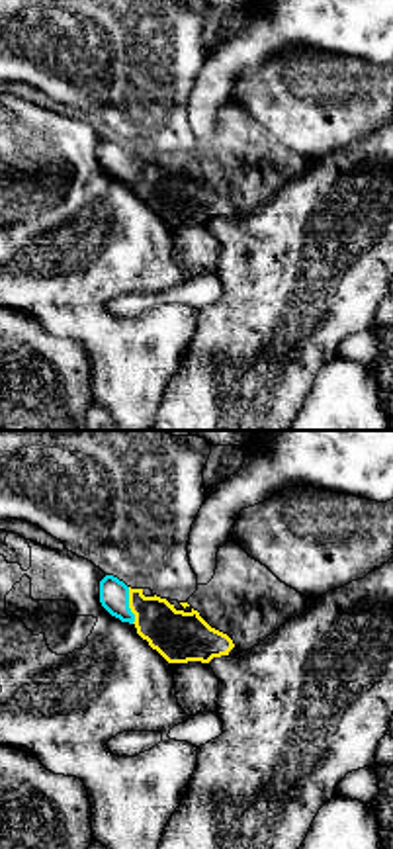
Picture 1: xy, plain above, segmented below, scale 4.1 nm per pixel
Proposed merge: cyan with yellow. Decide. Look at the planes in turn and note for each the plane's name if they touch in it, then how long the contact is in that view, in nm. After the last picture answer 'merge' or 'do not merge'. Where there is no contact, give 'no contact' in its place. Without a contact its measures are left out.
meets cyan in xy; contact 150 nm long

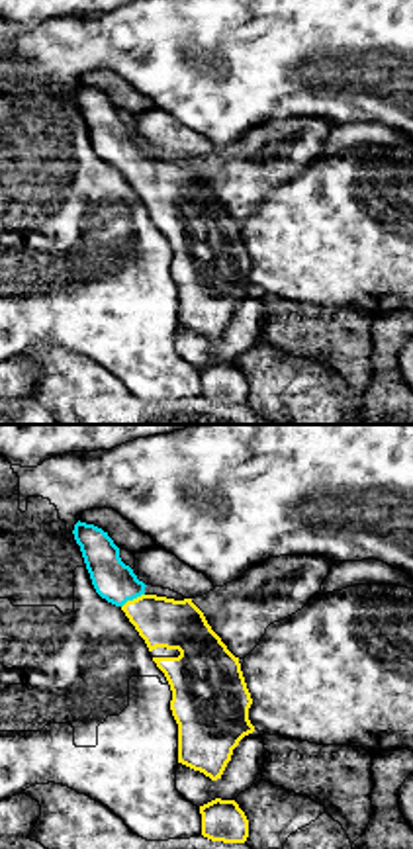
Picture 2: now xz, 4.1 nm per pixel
meets cyan in xz; contact 110 nm long

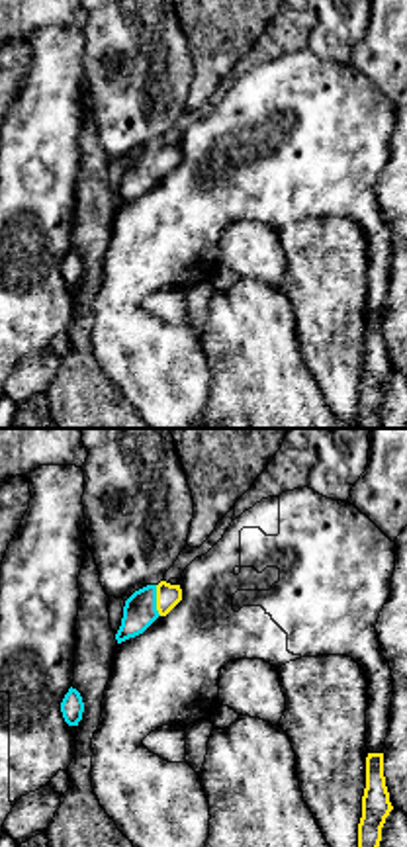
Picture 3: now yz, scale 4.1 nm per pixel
meets cyan in yz; contact 130 nm long

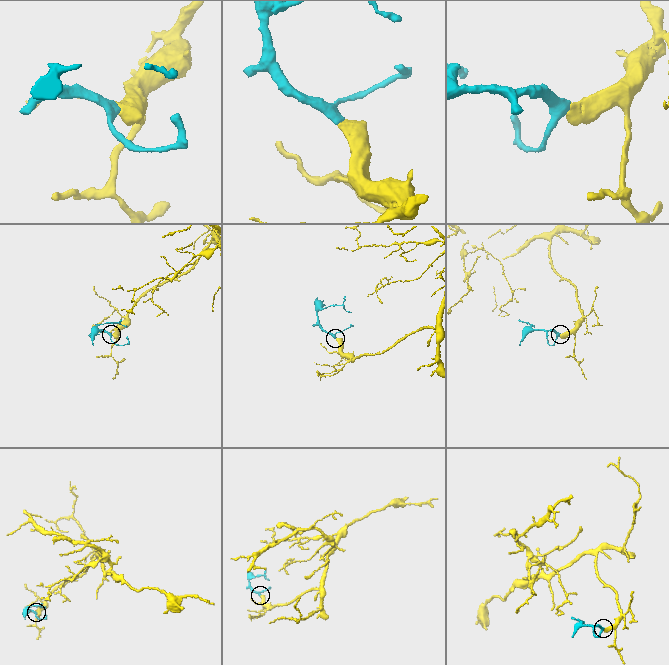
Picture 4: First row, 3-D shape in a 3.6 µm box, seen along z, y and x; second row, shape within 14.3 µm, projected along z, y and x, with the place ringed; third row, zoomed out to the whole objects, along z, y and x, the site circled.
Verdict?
merge

